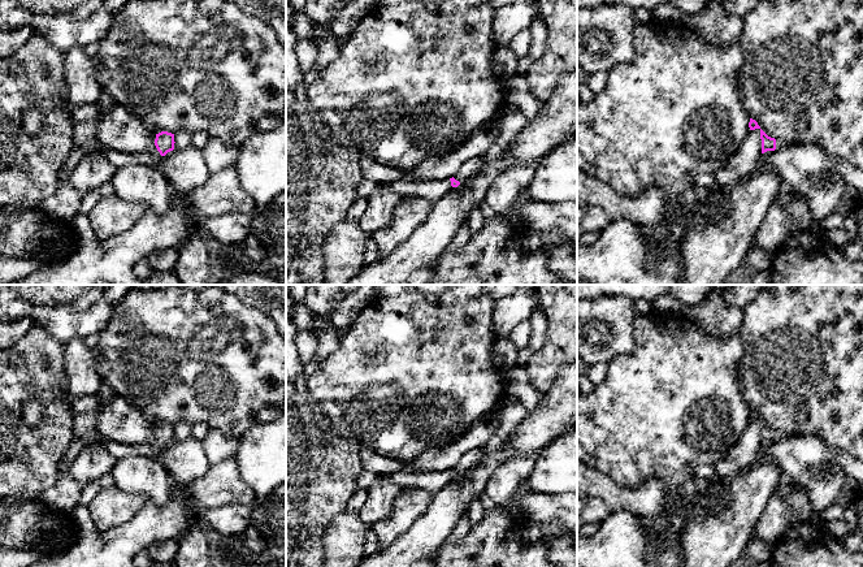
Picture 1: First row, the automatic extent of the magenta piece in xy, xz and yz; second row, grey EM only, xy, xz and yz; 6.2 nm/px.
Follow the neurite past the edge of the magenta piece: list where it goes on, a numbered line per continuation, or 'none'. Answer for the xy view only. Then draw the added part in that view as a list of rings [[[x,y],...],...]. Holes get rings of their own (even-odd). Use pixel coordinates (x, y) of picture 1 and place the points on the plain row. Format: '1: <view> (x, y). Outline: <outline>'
1: xy (117, 450). Outline: [[[104,438],[103,447],[114,459],[121,459],[121,458],[131,456],[131,455],[157,458],[162,449],[156,438],[148,442],[142,442],[142,443],[125,443],[125,442]]]

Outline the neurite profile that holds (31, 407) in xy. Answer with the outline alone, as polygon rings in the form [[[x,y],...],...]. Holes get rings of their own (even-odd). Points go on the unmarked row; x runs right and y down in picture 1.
[[[29,395],[22,403],[23,421],[30,428],[36,428],[43,415],[43,403],[38,395]]]

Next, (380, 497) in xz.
[[[381,475],[380,481],[367,489],[367,501],[359,511],[360,520],[369,528],[389,516],[403,489],[391,475]]]

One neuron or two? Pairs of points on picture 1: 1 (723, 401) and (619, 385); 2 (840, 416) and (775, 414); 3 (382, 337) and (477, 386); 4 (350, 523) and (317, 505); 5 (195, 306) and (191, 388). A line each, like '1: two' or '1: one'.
1: one
2: one
3: one
4: two
5: one

